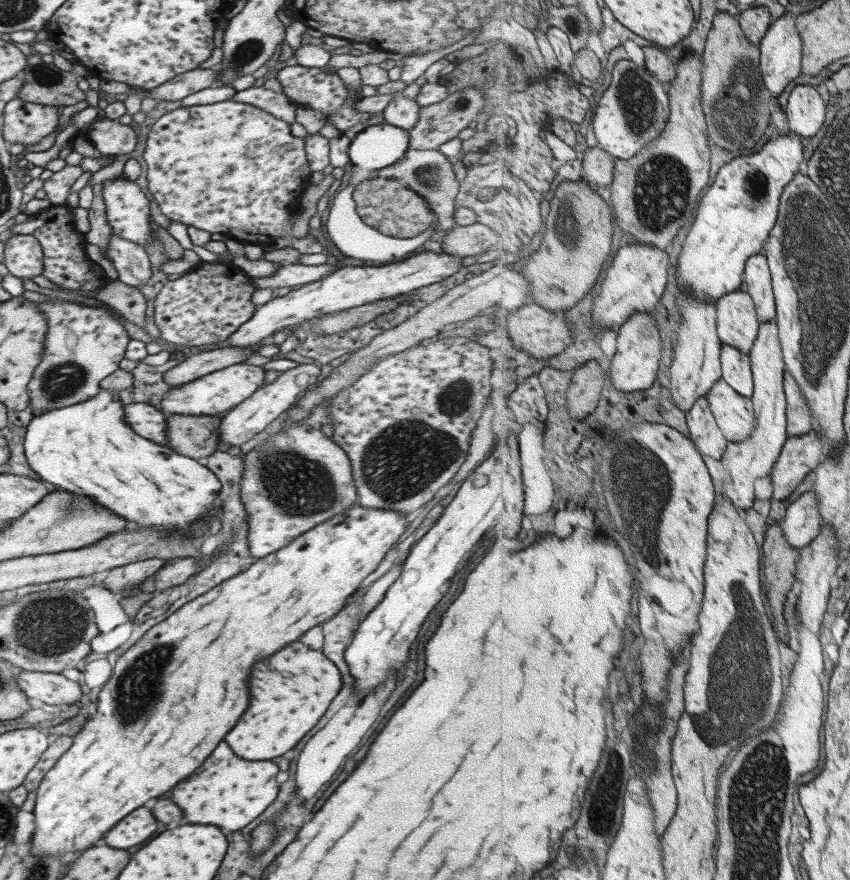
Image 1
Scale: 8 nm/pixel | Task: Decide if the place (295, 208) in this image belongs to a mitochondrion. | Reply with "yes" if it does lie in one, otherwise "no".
no

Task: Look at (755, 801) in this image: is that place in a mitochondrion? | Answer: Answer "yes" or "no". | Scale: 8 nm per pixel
yes

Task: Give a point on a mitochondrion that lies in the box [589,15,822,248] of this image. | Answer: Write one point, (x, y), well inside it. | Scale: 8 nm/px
(663, 184)

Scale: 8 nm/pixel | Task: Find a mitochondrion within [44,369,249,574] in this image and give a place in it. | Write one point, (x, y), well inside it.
(81, 508)

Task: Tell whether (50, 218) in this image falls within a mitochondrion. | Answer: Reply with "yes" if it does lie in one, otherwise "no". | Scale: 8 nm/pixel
no

